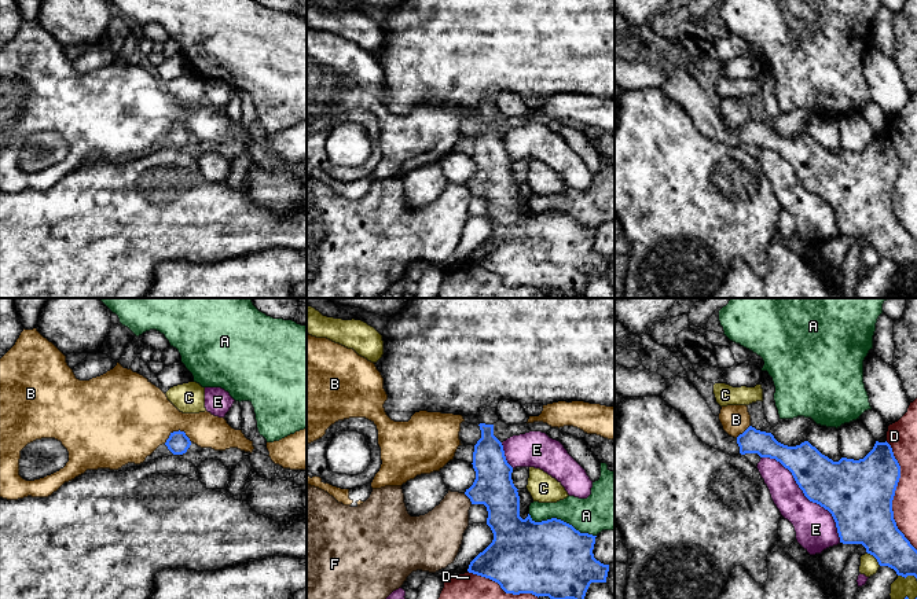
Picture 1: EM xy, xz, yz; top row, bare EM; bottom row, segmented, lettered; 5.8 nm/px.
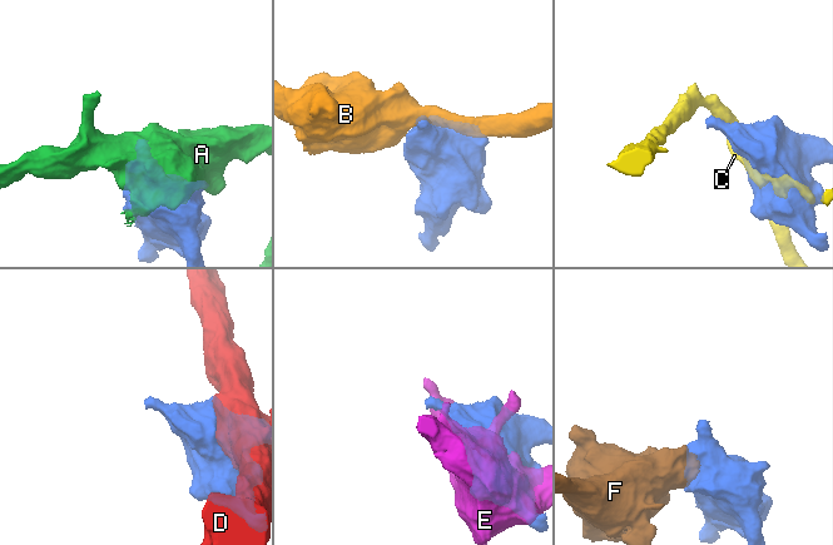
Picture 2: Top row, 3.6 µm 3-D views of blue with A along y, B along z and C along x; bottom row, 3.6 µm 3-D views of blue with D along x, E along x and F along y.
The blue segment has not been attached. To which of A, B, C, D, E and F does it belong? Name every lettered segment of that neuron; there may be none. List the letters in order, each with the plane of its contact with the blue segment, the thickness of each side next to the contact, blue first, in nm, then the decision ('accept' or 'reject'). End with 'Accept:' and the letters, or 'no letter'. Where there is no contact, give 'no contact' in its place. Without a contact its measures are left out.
A: xz | 440/240 nm | reject
B: xy | 130/400 nm | reject
C: yz | 340/110 nm | reject
D: yz | 400/140 nm | reject
E: yz | 340/240 nm | reject
F: xz | 240/260 nm | reject
Accept: no letter

